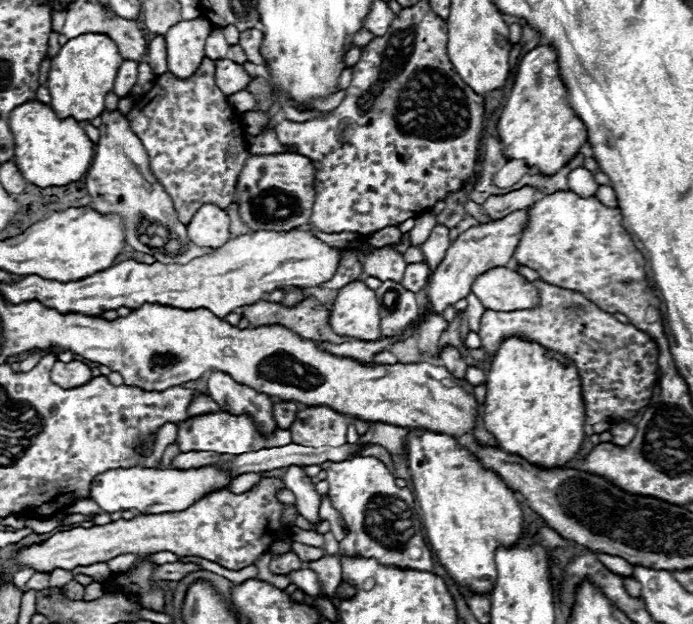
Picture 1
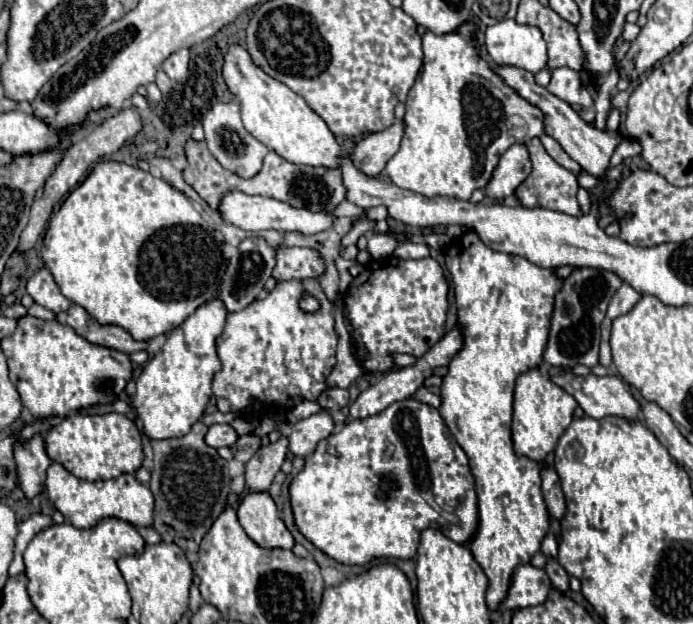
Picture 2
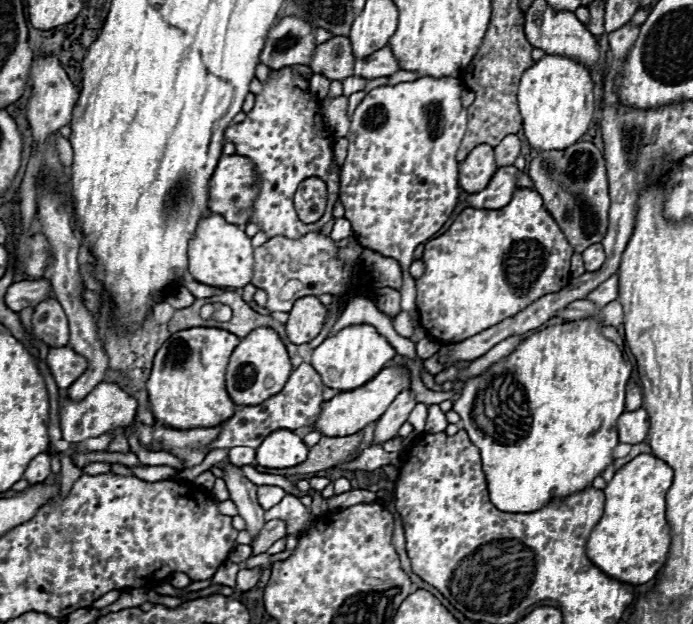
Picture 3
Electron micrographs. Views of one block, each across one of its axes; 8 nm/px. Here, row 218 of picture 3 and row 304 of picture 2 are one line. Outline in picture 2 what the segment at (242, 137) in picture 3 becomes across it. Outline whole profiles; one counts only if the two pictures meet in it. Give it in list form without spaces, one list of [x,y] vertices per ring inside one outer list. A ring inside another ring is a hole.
[[[280,282],[276,288],[258,302],[252,302],[240,312],[228,316],[224,334],[218,338],[218,358],[222,370],[214,376],[214,396],[218,398],[220,412],[238,412],[248,404],[264,404],[280,410],[290,410],[302,400],[316,400],[320,392],[326,390],[326,378],[336,366],[336,344],[338,336],[334,330],[332,304],[324,298],[318,282]],[[304,294],[318,298],[320,308],[316,312],[304,312],[300,308],[300,298]]]

